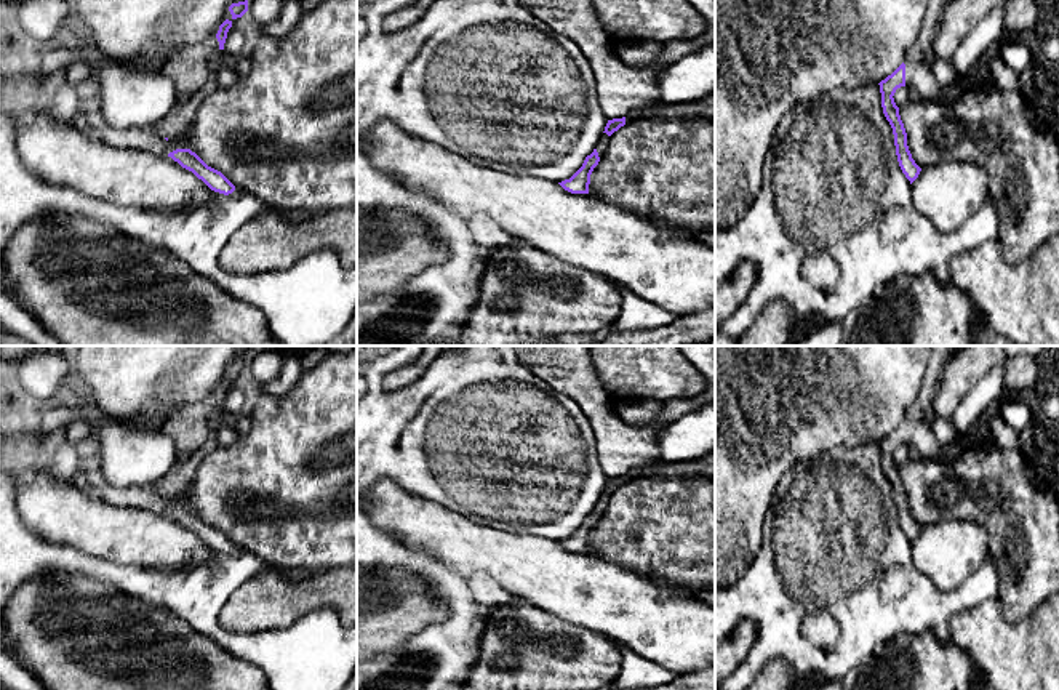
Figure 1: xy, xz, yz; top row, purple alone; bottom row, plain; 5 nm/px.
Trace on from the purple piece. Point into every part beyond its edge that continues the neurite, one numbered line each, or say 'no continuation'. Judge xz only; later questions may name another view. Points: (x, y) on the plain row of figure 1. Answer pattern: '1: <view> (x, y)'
1: xz (602, 503)

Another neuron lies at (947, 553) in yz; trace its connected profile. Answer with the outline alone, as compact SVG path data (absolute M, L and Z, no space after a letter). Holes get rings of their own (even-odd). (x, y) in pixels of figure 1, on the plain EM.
M942 520L921 527L910 543L910 557L937 589L952 591L989 559L987 530L973 520Z

